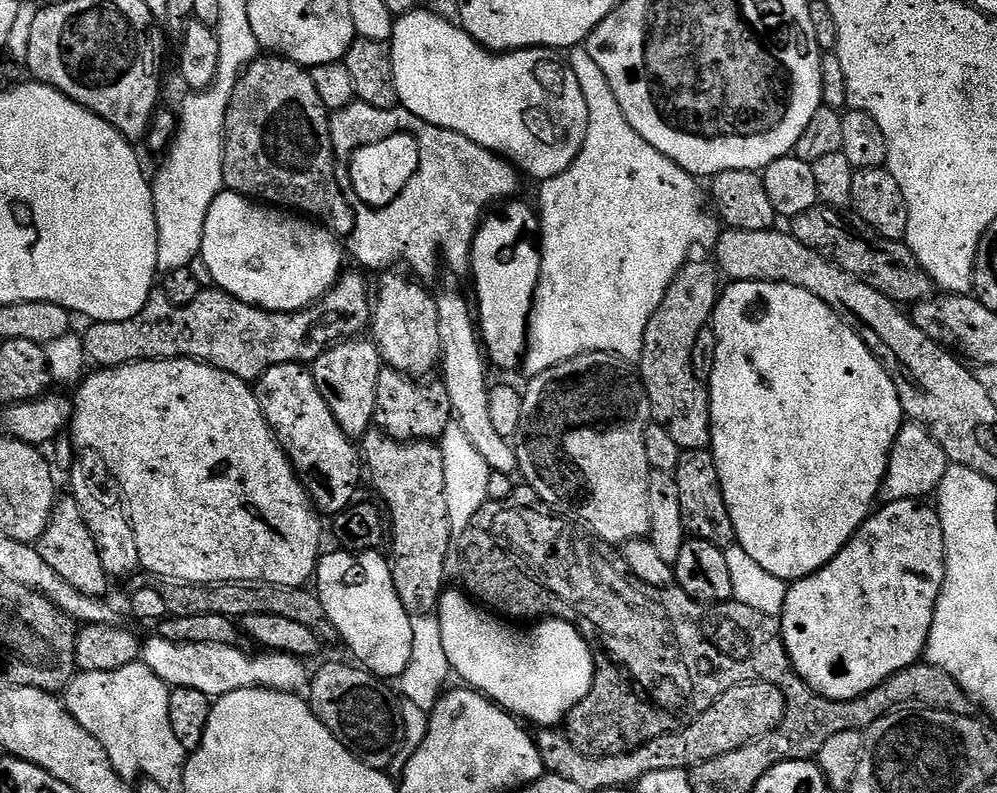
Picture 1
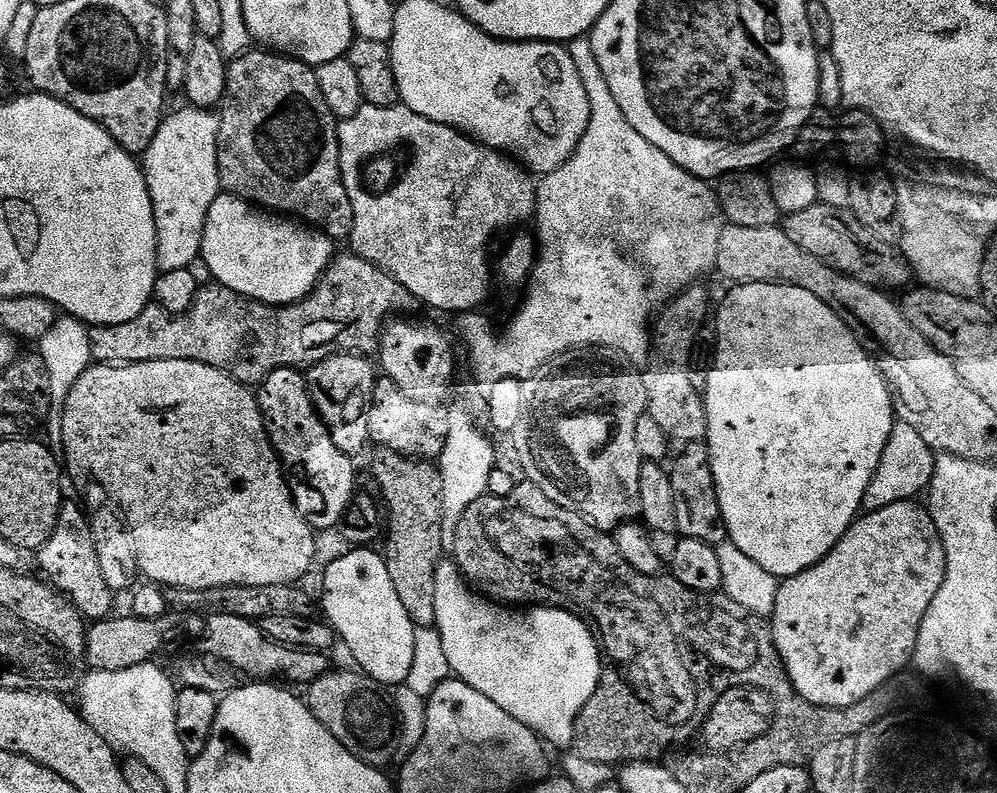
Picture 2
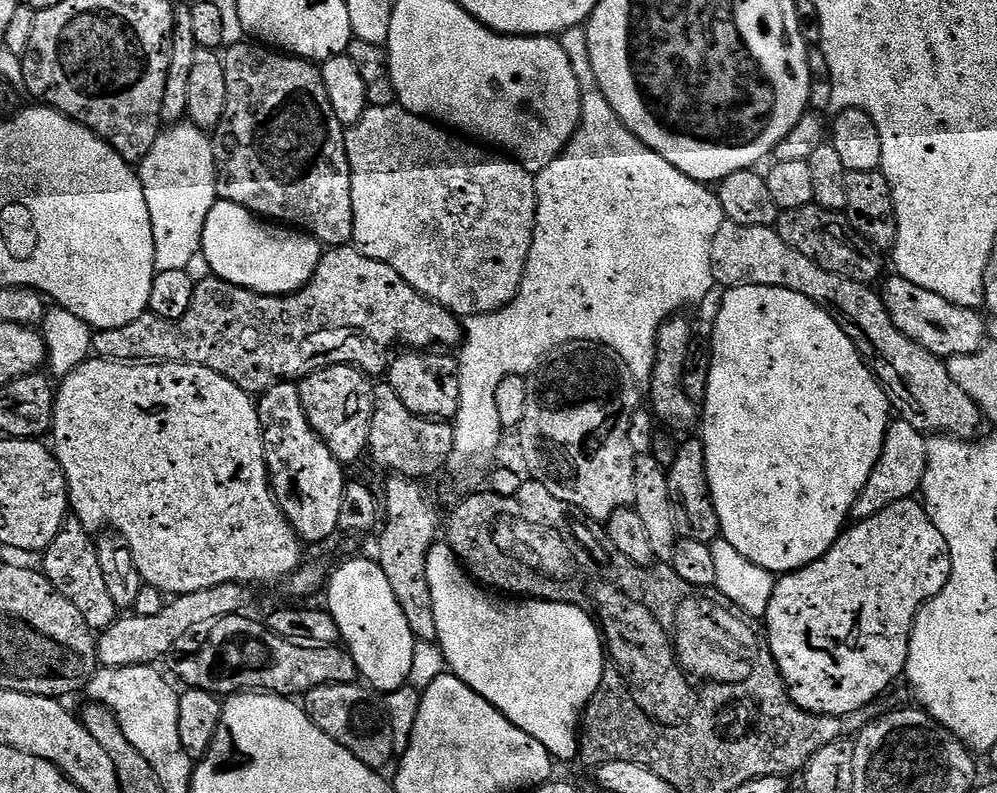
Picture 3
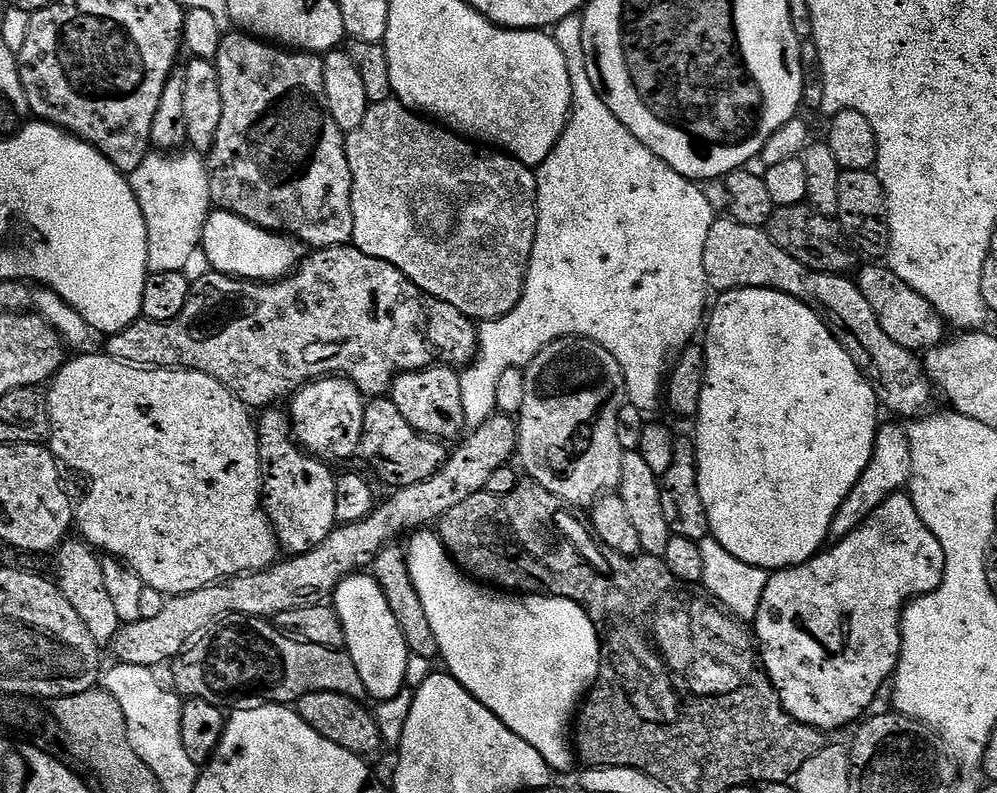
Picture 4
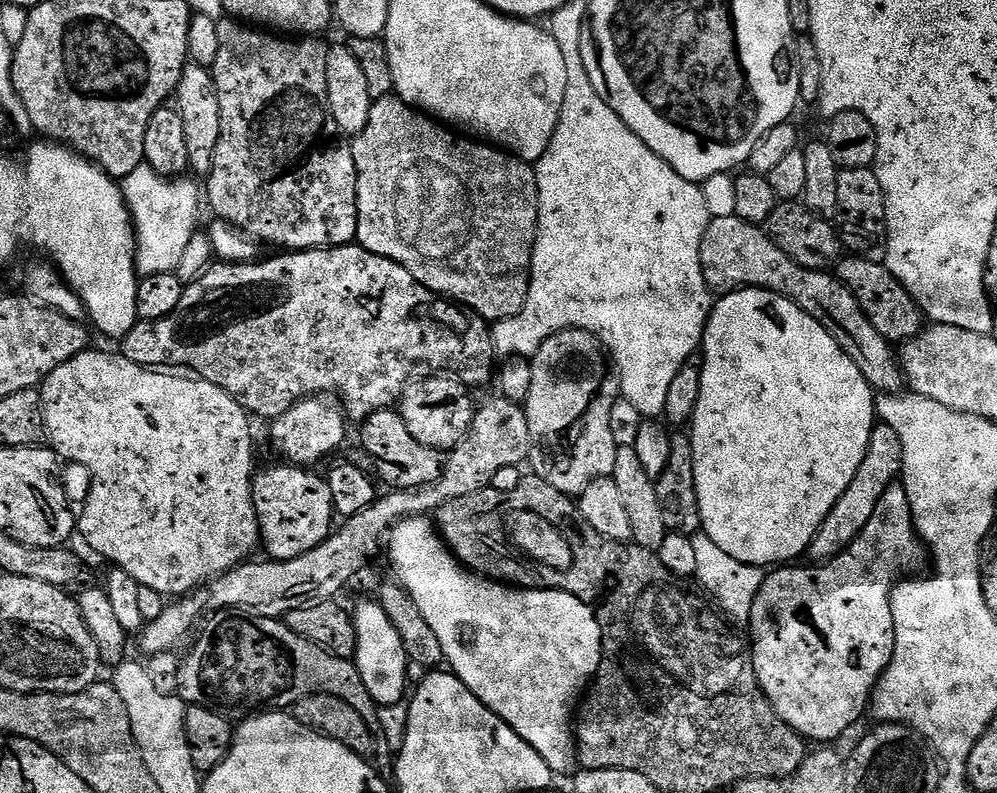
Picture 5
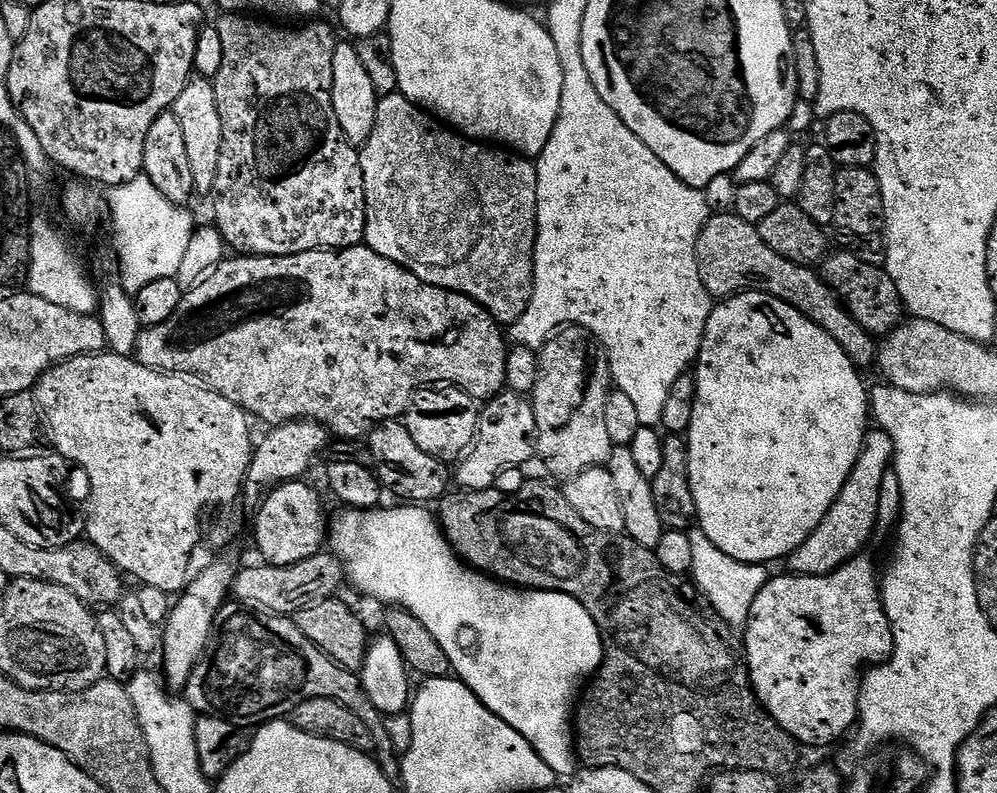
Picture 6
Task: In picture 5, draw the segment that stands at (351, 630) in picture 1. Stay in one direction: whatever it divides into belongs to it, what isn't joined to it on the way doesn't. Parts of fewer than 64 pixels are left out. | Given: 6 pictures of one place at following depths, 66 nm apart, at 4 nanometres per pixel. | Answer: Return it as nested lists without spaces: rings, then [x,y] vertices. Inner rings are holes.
[[[379,602],[360,604],[354,611],[356,626],[355,662],[358,674],[362,674],[362,682],[366,682],[366,690],[370,690],[370,698],[378,705],[396,704],[405,699],[410,685],[407,680],[409,658],[394,628],[394,622],[386,618],[386,610],[382,610]]]

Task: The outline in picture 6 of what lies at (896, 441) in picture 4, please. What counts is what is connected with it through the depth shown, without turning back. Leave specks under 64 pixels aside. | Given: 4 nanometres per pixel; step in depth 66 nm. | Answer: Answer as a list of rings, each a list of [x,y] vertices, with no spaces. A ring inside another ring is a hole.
[[[869,430],[864,435],[864,445],[858,454],[858,462],[854,462],[854,470],[850,478],[846,478],[846,486],[842,486],[842,494],[830,506],[826,518],[794,550],[792,555],[787,557],[787,571],[797,576],[825,576],[834,570],[838,570],[848,560],[861,555],[865,551],[864,543],[872,536],[872,531],[877,531],[880,518],[880,495],[882,494],[882,478],[893,467],[894,442],[890,434],[883,430]]]

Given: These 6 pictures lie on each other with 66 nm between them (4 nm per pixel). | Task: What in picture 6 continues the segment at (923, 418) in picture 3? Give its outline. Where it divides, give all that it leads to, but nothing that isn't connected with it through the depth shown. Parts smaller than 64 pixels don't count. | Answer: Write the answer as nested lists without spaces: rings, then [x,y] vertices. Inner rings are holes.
[[[709,215],[696,243],[698,274],[702,274],[702,286],[714,298],[727,298],[741,292],[768,292],[774,298],[794,306],[806,318],[810,318],[830,338],[834,338],[846,350],[852,363],[861,370],[870,369],[876,363],[877,341],[844,308],[844,304],[830,290],[819,271],[774,254],[766,242],[762,242],[760,229],[742,217]]]

